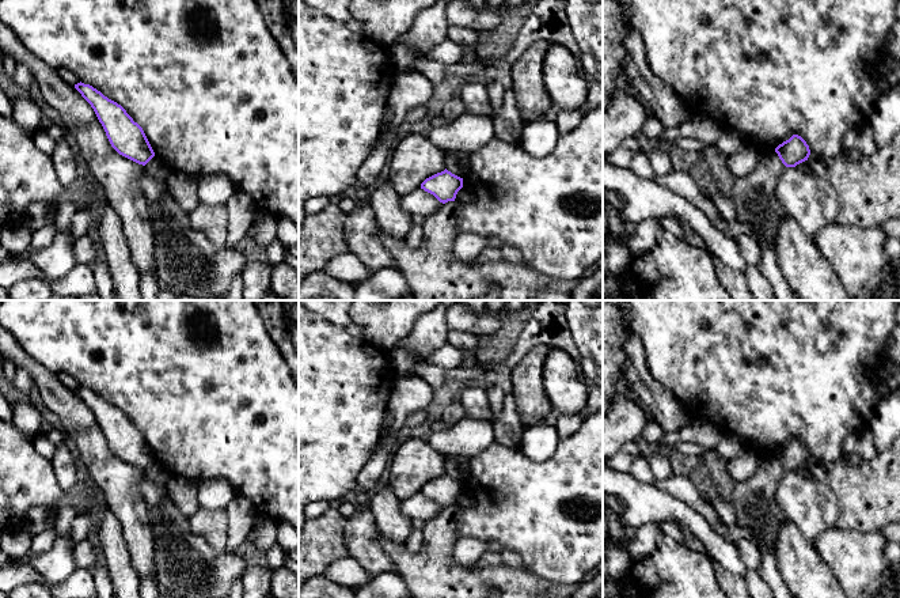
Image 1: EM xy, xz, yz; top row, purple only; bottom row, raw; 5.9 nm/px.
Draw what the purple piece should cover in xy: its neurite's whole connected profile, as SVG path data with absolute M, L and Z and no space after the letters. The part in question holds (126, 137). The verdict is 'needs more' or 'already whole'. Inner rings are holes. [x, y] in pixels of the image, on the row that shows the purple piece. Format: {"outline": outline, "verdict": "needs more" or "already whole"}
{"outline": "M77 83L75 88L91 105L102 124L111 147L122 156L145 166L155 152L143 130L126 110L90 84Z", "verdict": "already whole"}

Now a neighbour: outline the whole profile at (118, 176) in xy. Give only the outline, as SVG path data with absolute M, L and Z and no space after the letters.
M1 22L0 53L30 71L45 102L60 114L64 129L75 136L84 167L103 188L107 205L121 219L133 264L140 275L157 272L153 227L138 183L144 166L119 155L111 147L94 109L75 86L65 83L54 68L29 52Z

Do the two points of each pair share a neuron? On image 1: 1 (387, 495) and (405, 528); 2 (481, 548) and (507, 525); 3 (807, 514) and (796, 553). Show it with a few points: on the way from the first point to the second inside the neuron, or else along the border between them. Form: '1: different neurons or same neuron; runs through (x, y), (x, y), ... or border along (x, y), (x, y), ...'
1: same neuron; runs through (387, 503), (387, 510), (397, 519)
2: different neurons; border along (459, 536), (471, 536), (486, 542)
3: different neurons; border along (786, 515), (813, 545)

